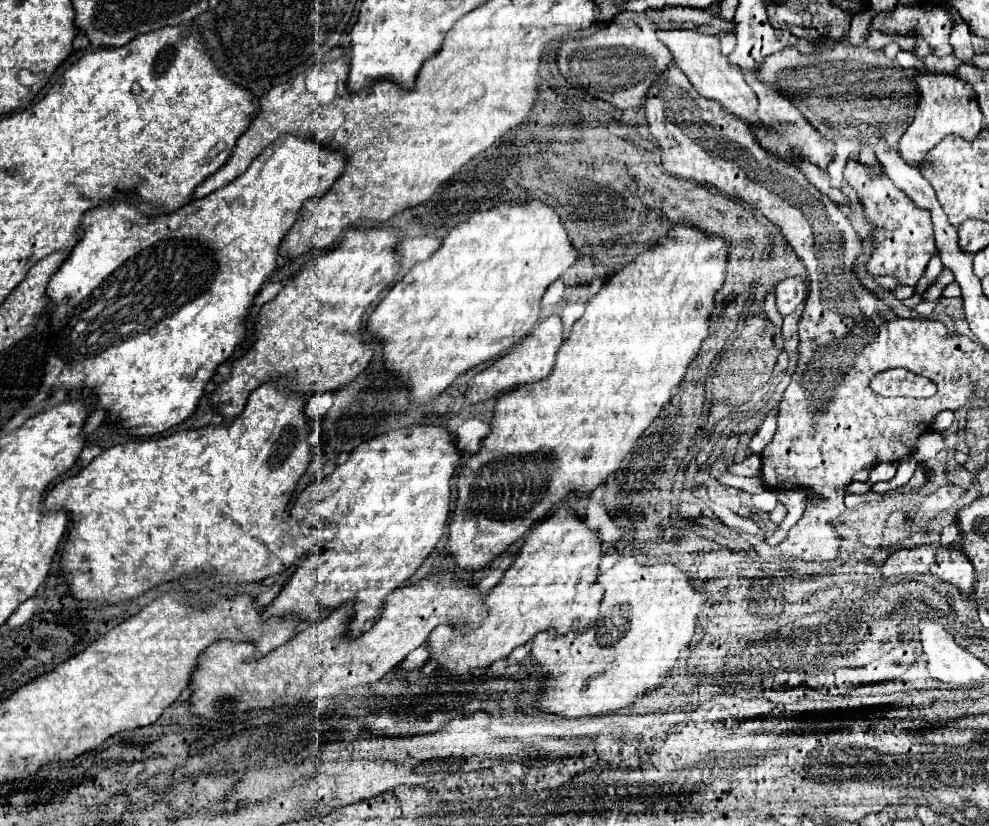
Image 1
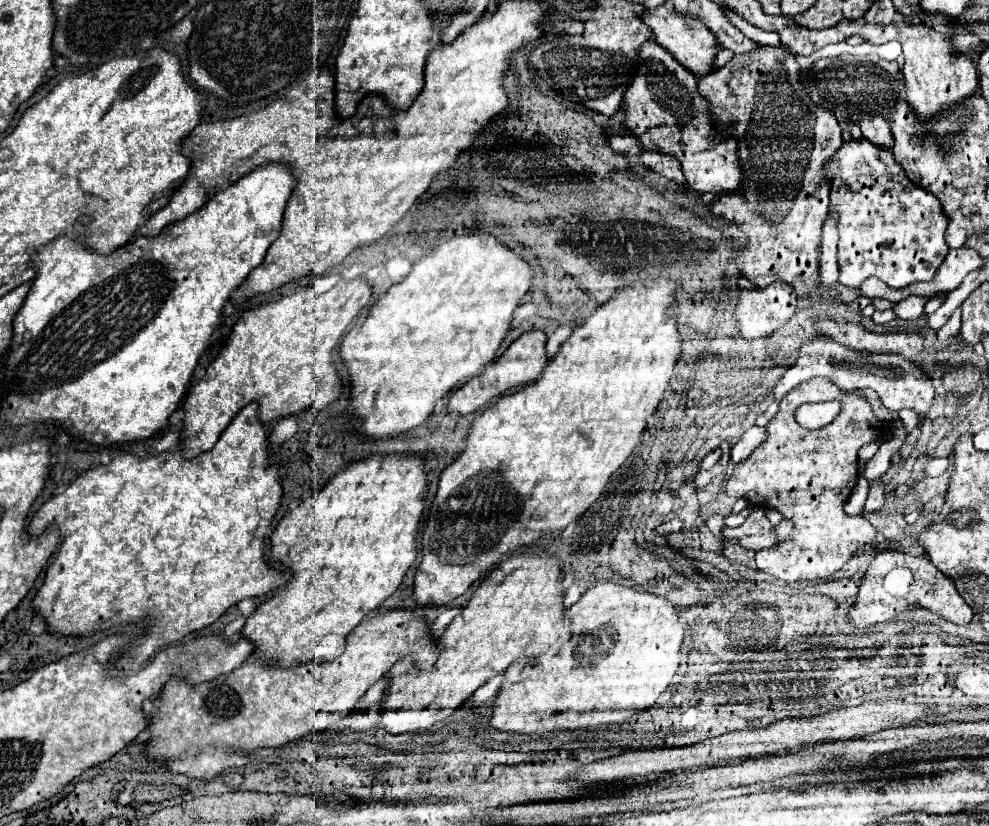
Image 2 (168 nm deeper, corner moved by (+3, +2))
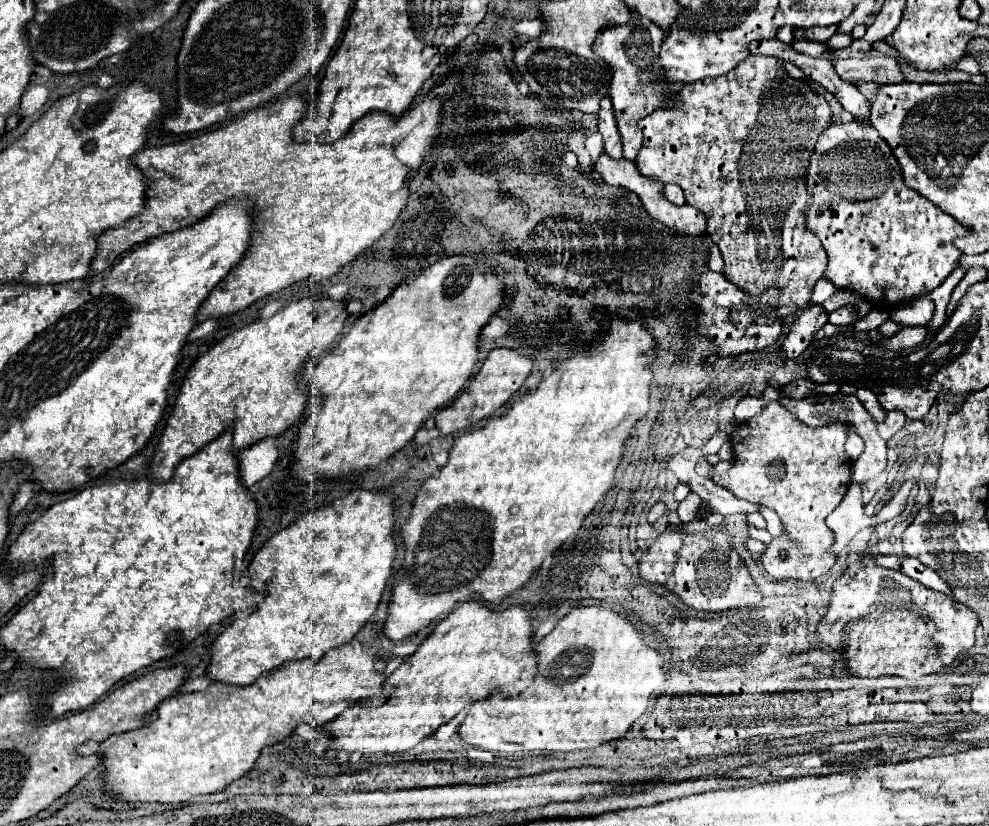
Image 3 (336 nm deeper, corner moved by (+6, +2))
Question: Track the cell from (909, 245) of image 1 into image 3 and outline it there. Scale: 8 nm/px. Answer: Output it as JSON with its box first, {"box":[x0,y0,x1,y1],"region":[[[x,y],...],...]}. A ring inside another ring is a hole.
{"box":[805,122,967,304],"region":[[[849,122],[849,124],[841,124],[841,126],[831,126],[827,128],[819,140],[817,140],[817,146],[815,146],[815,152],[811,156],[811,164],[809,164],[809,170],[807,170],[807,184],[809,184],[809,194],[813,196],[813,204],[809,206],[809,212],[805,212],[807,216],[807,222],[809,222],[809,230],[817,234],[817,238],[821,240],[823,248],[827,250],[827,256],[829,256],[829,266],[827,266],[827,272],[825,272],[825,278],[831,280],[835,284],[835,288],[841,288],[841,290],[853,290],[857,294],[861,294],[865,300],[871,300],[873,304],[879,304],[879,302],[889,302],[889,304],[897,304],[901,300],[911,300],[911,298],[917,298],[917,296],[923,296],[927,292],[931,292],[933,288],[937,288],[939,284],[943,284],[943,280],[955,270],[957,266],[957,258],[961,256],[961,250],[953,248],[953,238],[959,238],[959,236],[965,236],[967,234],[967,228],[963,228],[961,224],[957,224],[957,220],[953,220],[949,214],[945,214],[941,208],[937,208],[935,204],[931,204],[925,196],[917,194],[915,190],[907,188],[903,184],[903,174],[901,174],[901,168],[891,152],[891,148],[881,140],[881,136],[877,134],[875,128],[861,128],[857,122]],[[857,182],[887,182],[887,188],[883,194],[871,198],[871,200],[857,200]]]}

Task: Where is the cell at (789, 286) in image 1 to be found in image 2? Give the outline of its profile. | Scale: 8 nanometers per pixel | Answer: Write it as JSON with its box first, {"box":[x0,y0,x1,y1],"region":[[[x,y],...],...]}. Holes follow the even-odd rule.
{"box":[734,282,796,340],"region":[[[776,282],[776,284],[768,284],[764,290],[738,290],[738,306],[734,308],[734,320],[738,326],[738,334],[746,340],[754,340],[754,338],[764,338],[764,336],[772,336],[774,332],[778,332],[796,312],[796,292],[792,292],[792,288],[788,288],[788,284],[784,282]]]}

